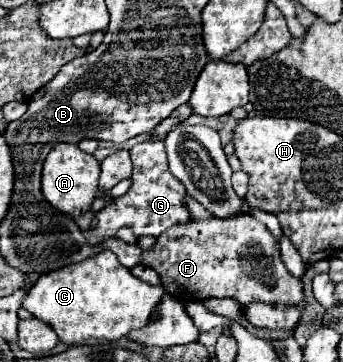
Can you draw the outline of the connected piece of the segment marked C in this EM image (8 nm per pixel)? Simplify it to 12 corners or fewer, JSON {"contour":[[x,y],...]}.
{"contour":[[112,251],[40,275],[22,307],[60,341],[116,341],[162,287]]}

